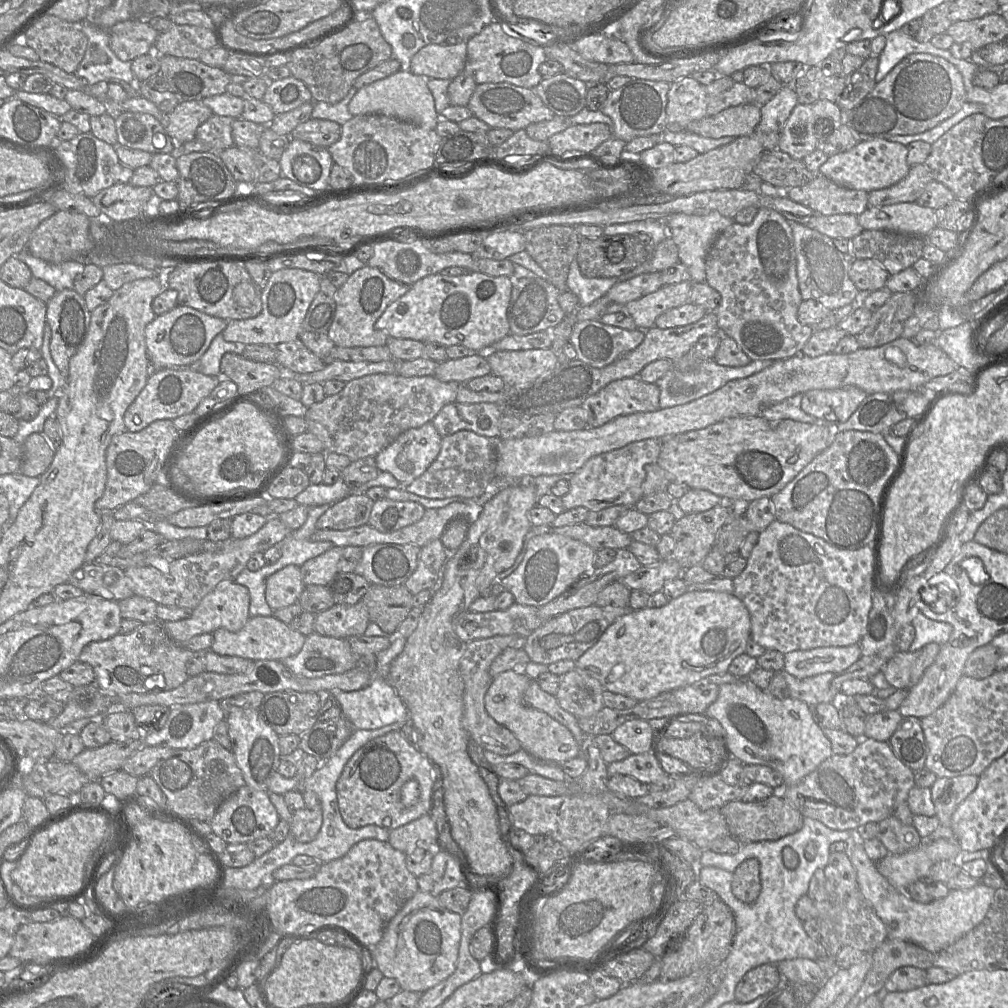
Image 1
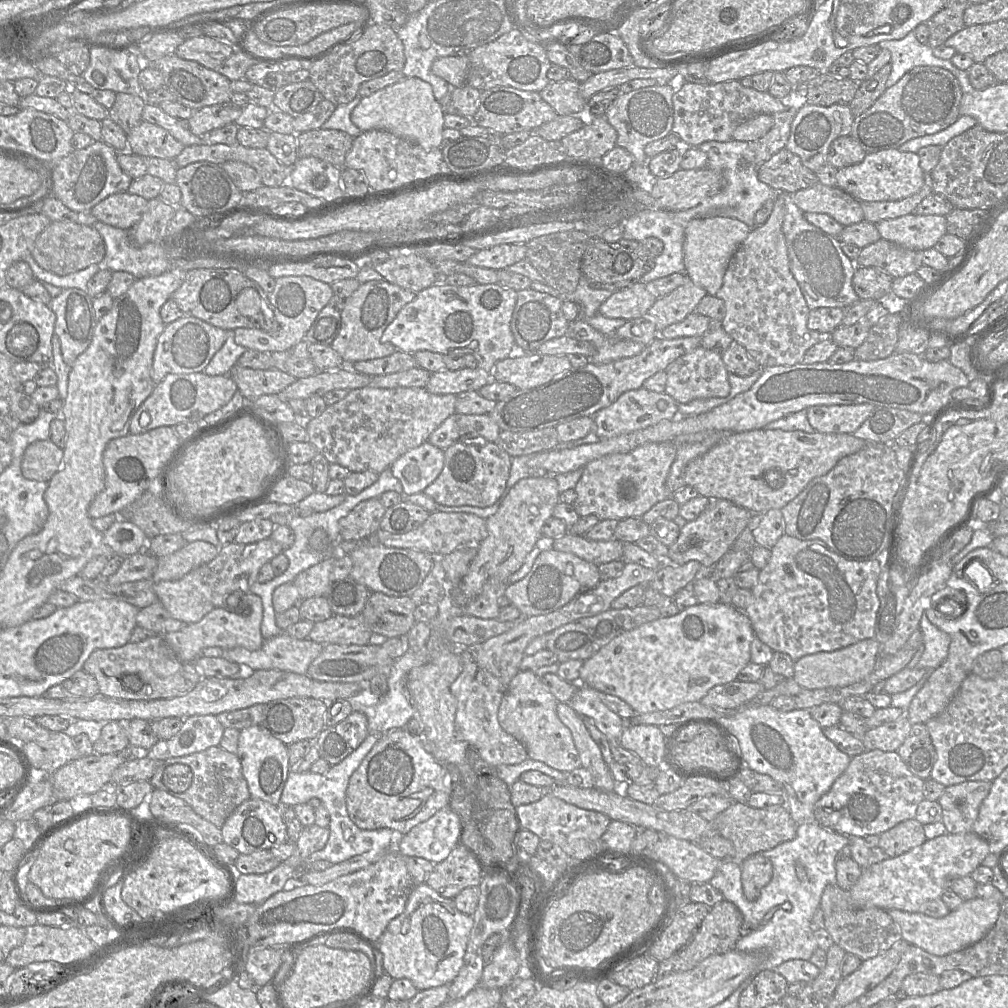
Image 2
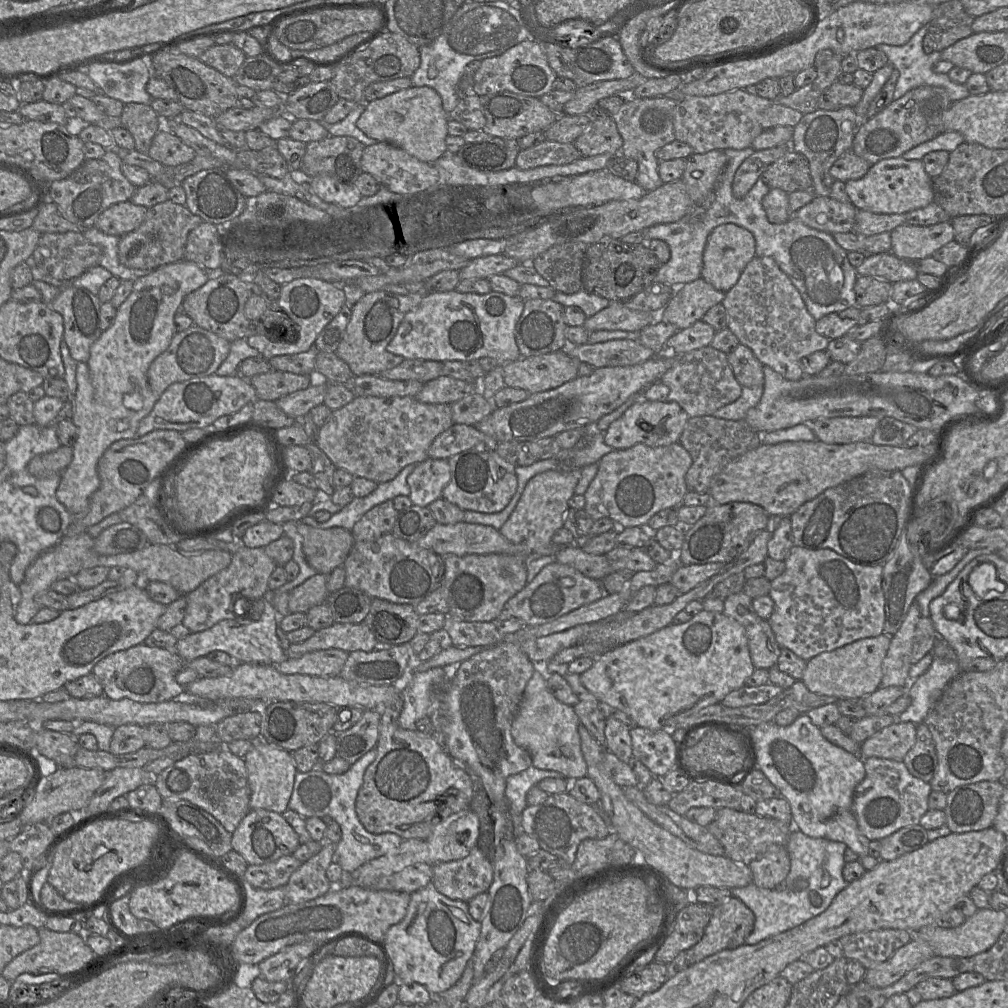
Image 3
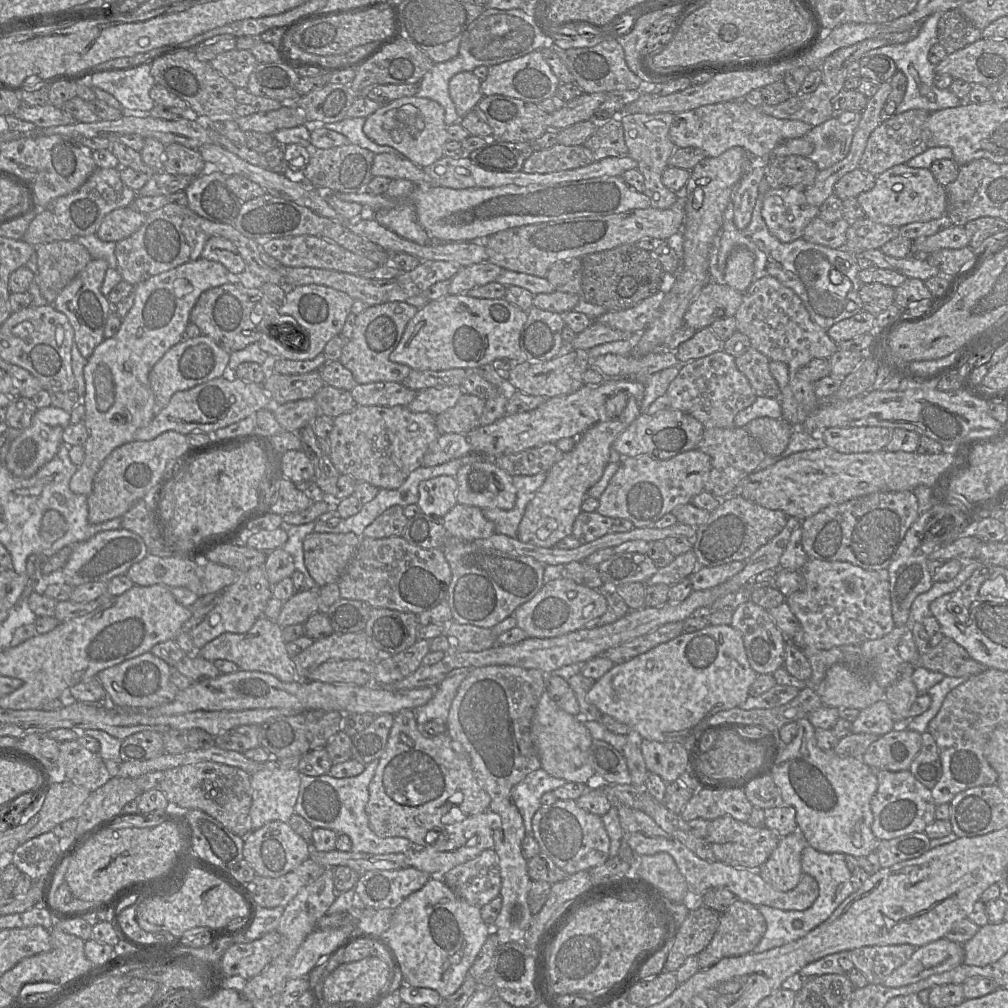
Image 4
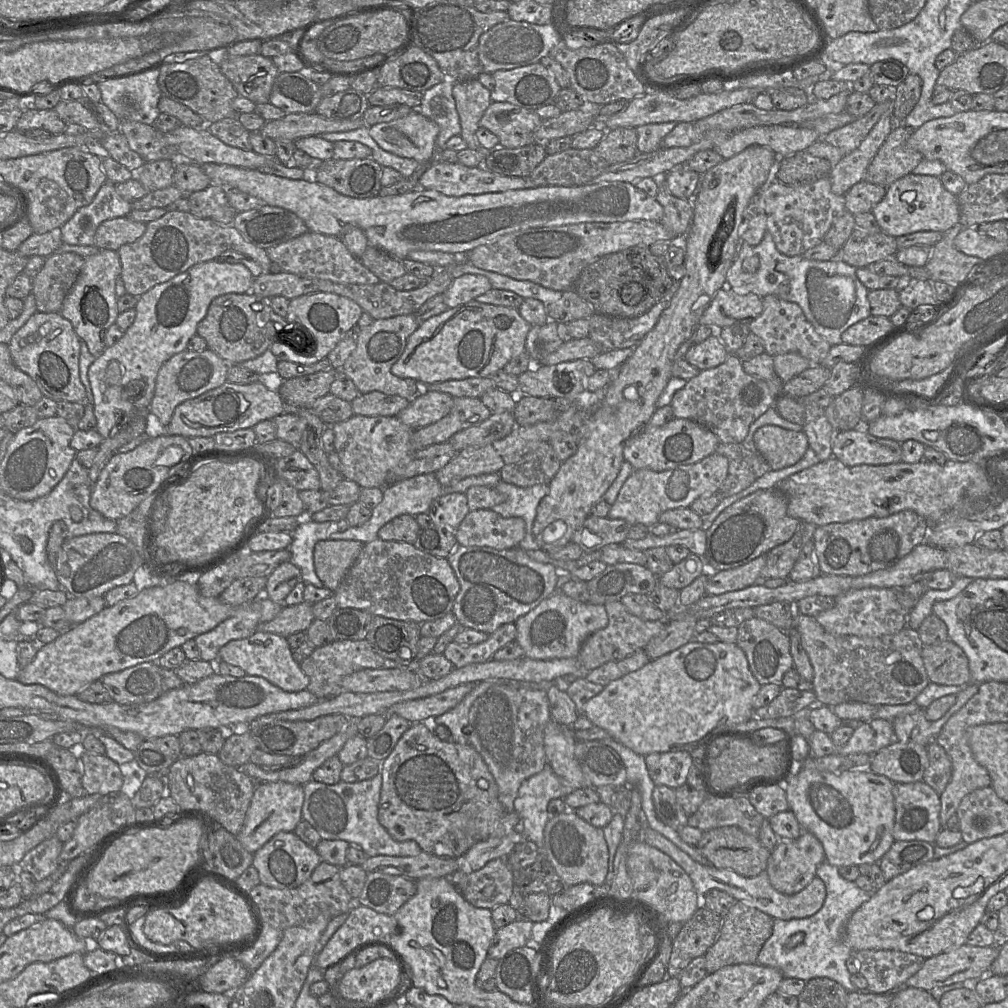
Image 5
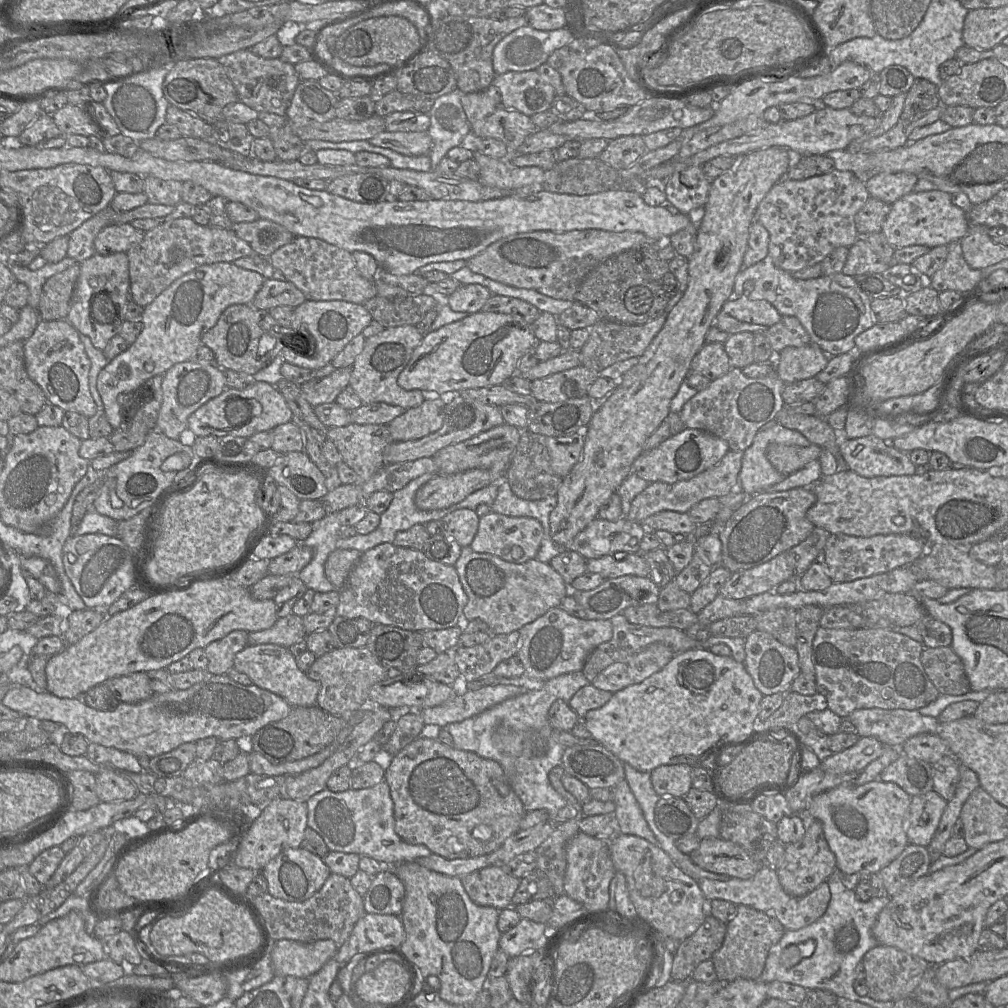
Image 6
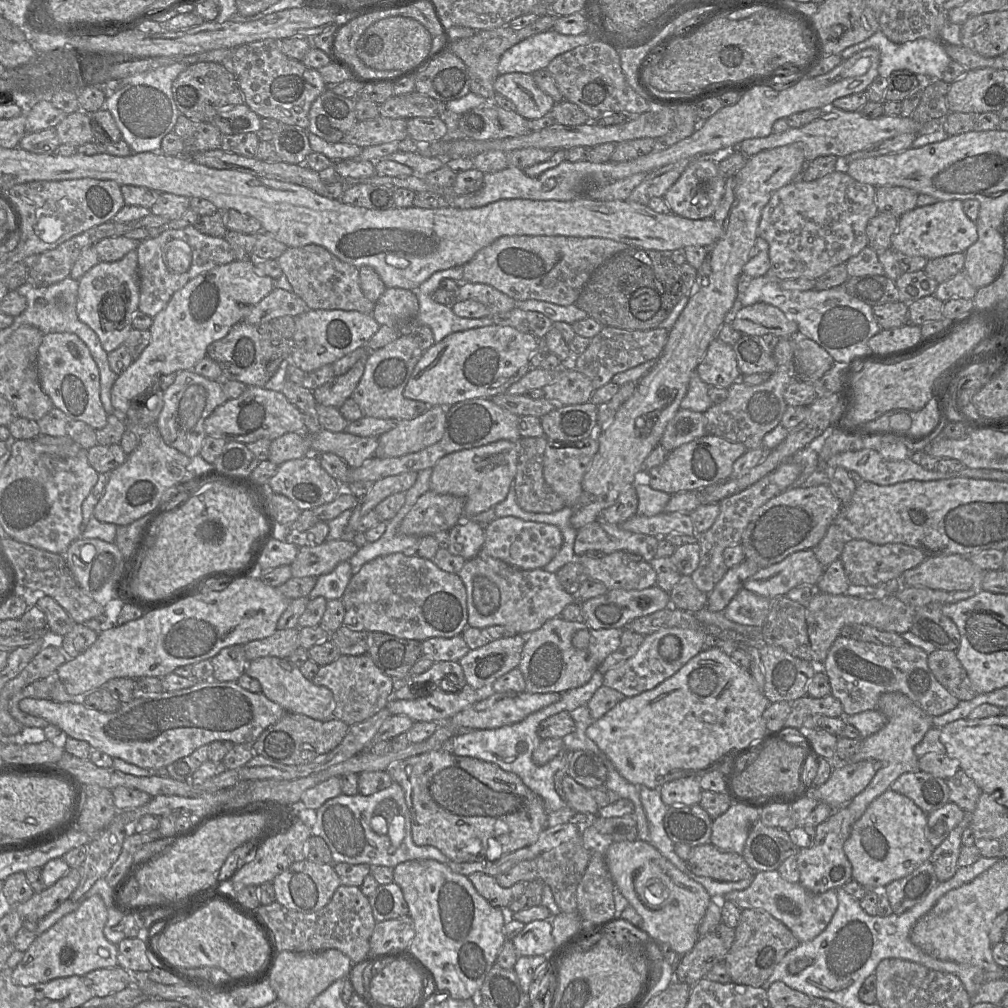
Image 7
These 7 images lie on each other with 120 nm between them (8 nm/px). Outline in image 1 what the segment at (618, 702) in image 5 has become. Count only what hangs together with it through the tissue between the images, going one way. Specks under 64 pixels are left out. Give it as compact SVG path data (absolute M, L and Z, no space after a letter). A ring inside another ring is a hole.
M688 589L662 607L632 610L619 617L596 644L575 661L575 668L598 680L604 690L639 702L693 684L707 676L726 673L733 659L745 653L750 638L749 611L734 593Z

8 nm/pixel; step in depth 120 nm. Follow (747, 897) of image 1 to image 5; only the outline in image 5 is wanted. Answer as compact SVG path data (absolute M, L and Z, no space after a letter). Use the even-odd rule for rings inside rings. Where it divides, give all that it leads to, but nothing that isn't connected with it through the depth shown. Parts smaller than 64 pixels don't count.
M809 831L797 839L780 840L771 852L766 872L778 892L793 895L816 876L818 866L826 860L820 840Z

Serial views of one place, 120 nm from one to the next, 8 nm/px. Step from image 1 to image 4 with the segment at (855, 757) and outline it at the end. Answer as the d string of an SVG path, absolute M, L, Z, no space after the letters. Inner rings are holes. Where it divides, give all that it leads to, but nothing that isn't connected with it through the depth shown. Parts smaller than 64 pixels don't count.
M876 770L878 788L871 799L872 831L879 841L890 840L912 832L925 831L935 819L937 804L930 788L922 784L910 770Z

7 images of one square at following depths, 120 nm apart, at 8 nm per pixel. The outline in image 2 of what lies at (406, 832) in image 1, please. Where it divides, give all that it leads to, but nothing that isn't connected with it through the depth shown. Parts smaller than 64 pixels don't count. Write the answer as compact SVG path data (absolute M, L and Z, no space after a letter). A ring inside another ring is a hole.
M446 807L403 834L398 852L405 857L420 857L438 864L460 843L461 833L460 817Z

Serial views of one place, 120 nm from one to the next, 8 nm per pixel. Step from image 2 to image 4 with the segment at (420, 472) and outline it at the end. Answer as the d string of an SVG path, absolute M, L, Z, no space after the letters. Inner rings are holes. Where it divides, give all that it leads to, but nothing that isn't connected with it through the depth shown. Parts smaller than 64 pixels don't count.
M441 475L422 481L418 486L417 505L423 513L444 517L457 503L457 480L453 476Z

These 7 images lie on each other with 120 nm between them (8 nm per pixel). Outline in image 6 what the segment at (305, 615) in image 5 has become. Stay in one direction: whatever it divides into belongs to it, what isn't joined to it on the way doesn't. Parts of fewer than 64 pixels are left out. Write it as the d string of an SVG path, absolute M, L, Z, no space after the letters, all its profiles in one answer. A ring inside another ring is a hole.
M291 613L278 618L268 629L248 633L247 645L276 644L289 649L291 645L305 640L305 637L303 618Z

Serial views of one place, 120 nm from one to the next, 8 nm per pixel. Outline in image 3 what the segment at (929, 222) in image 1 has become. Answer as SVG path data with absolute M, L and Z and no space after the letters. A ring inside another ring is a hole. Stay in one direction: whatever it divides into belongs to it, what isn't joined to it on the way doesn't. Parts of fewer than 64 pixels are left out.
M950 221L931 226L903 224L890 232L891 252L906 261L917 261L954 240L954 229Z

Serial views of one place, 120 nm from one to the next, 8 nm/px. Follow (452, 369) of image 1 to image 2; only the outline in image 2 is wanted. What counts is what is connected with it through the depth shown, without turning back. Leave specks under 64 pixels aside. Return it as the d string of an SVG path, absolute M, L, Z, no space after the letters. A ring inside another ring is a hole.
M465 367L460 370L445 369L430 375L426 389L432 394L458 395L466 391L479 391L490 381L491 375L478 367Z

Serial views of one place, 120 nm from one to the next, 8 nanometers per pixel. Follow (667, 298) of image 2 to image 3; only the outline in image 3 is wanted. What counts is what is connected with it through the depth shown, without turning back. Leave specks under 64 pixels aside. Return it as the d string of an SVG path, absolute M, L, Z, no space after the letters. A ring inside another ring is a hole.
M702 278L695 279L675 290L658 313L657 320L672 324L678 329L690 327L702 320L712 306L722 304L724 297L725 292L715 289Z

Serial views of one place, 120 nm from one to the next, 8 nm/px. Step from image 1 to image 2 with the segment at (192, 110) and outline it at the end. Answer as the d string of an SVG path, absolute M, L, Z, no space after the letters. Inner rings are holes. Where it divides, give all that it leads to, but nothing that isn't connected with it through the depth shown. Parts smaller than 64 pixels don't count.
M231 103L206 106L193 110L187 125L192 134L206 137L210 131L234 123L240 115L240 109Z

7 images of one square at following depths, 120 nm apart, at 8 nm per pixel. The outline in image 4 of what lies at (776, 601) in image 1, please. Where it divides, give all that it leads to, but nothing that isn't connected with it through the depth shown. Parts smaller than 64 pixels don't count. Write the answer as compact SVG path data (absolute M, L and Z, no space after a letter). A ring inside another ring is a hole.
M808 558L800 572L805 580L804 588L786 597L785 602L801 625L806 646L829 650L842 645L855 645L881 639L896 627L892 615L887 569L868 571L849 562Z

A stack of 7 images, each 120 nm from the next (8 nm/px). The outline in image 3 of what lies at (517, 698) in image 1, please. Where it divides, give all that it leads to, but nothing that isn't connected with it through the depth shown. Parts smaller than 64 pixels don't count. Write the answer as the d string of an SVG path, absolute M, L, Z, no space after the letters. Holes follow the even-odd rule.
M541 664L534 666L535 672L526 685L511 726L514 742L529 753L534 767L559 772L565 778L583 778L587 776L587 764L581 750L579 718L572 706L561 703L550 693Z

